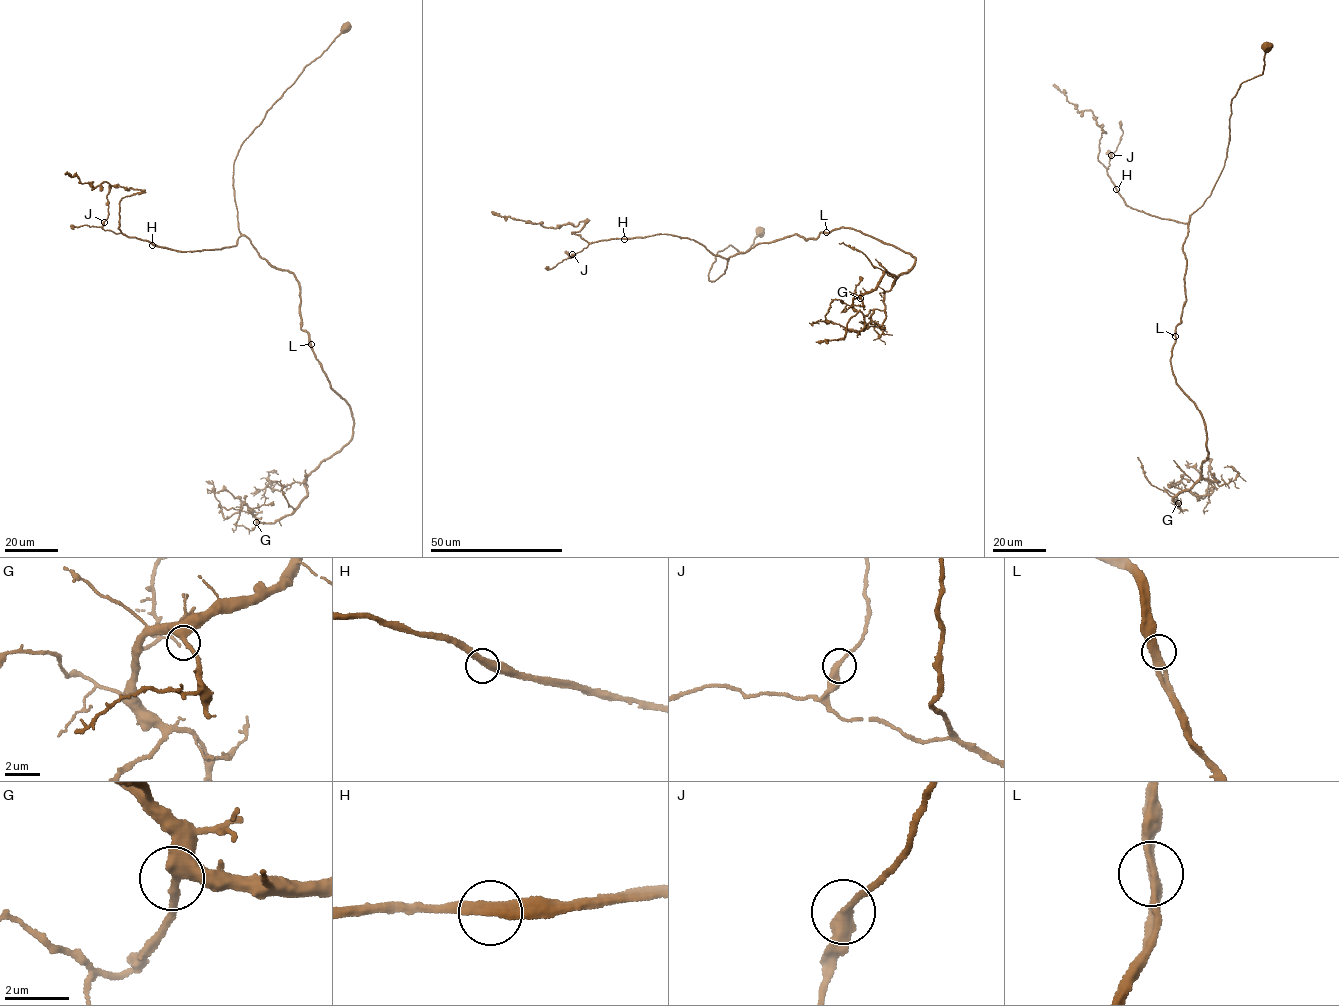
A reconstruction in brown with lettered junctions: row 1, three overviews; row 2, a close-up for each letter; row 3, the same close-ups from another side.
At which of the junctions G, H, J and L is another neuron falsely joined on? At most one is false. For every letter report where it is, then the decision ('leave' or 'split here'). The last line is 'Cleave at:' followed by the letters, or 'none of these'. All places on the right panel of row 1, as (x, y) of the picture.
G: place (1178, 503); leave
H: place (1116, 189); leave
J: place (1111, 155); leave
L: place (1175, 336); leave
Cleave at: none of these

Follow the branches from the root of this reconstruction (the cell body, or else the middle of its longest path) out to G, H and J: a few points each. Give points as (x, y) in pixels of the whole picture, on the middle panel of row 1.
G: (762, 232), (744, 253), (717, 252), (709, 280), (759, 243), (842, 227), (916, 258), (860, 298)
H: (762, 232), (744, 253), (730, 245), (717, 252), (714, 282), (729, 259), (693, 240), (624, 239)
J: (762, 232), (744, 253), (730, 245), (717, 252), (714, 282), (729, 259), (686, 238), (599, 240), (572, 254)

